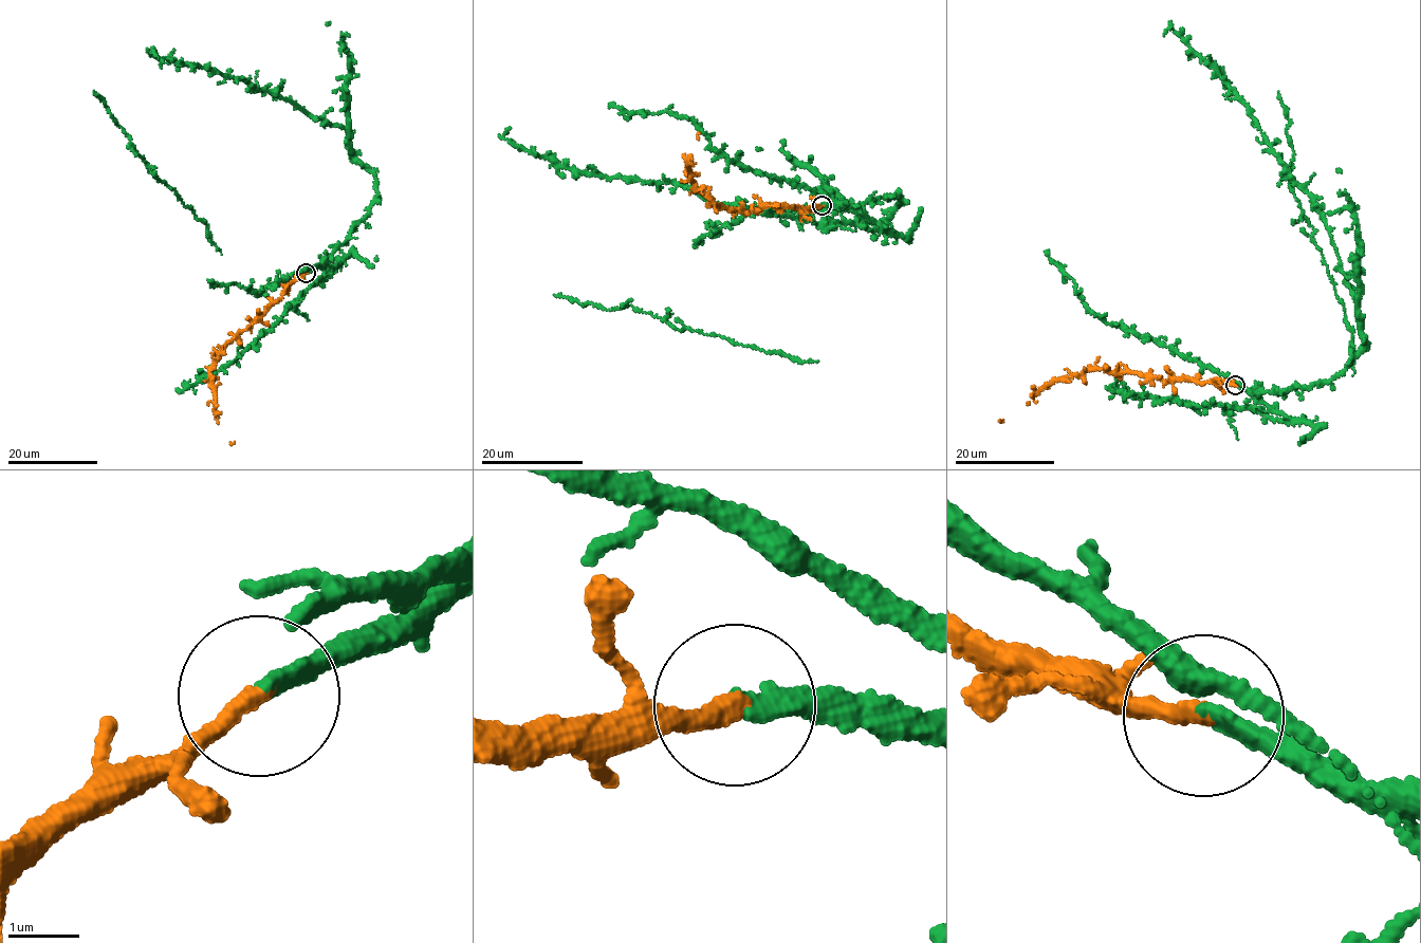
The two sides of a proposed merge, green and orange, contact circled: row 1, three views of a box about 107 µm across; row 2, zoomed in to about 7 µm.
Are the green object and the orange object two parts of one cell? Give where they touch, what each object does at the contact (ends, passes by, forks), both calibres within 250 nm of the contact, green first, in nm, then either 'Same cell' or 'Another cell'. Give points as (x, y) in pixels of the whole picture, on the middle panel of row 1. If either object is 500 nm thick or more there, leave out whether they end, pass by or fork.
Place: (822, 205). At the ring green ends. At the ring orange ends. Thickness 260 nm (green) against 280 nm. Same cell

